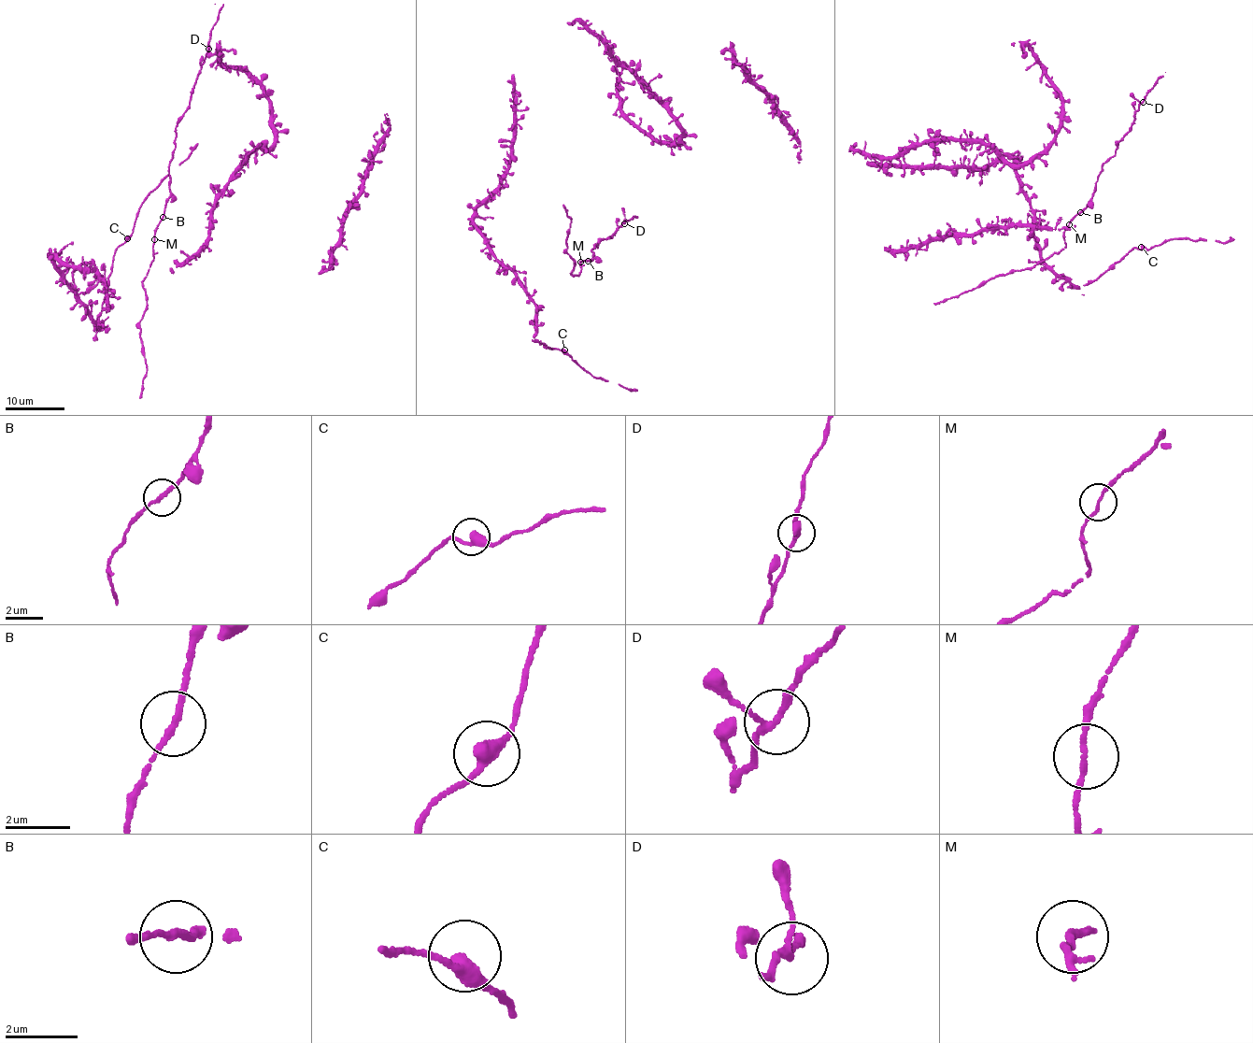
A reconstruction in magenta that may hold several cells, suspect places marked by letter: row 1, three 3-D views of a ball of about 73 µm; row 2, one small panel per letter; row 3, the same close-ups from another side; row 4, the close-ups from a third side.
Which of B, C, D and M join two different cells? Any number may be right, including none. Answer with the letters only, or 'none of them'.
none of them

